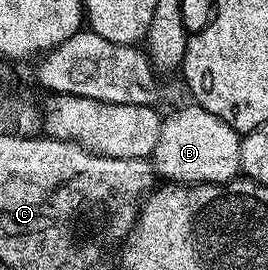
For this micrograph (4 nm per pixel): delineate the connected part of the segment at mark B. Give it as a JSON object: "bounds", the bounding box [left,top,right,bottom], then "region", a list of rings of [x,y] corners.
{"bounds":[153,103,240,184],"region":[[[188,103],[188,108],[163,116],[161,138],[153,153],[156,177],[177,184],[226,184],[240,175],[240,133],[234,132],[221,118],[209,114],[198,104]]]}

